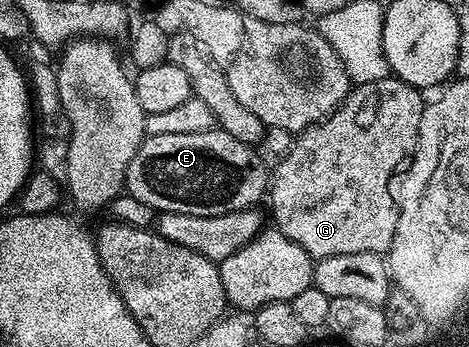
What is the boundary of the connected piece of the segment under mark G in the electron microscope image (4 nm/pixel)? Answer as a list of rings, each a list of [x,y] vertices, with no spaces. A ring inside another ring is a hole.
[[[389,77],[380,81],[372,81],[370,84],[360,84],[351,90],[342,105],[338,107],[327,119],[320,123],[314,123],[297,136],[298,139],[290,147],[290,152],[278,163],[278,168],[273,168],[272,178],[268,183],[268,203],[270,199],[270,215],[274,218],[273,226],[284,237],[296,241],[300,249],[310,254],[311,259],[317,261],[324,257],[340,257],[344,253],[376,253],[382,255],[389,252],[392,245],[392,237],[396,237],[396,221],[398,220],[398,205],[396,195],[390,192],[390,178],[398,166],[401,168],[413,156],[418,138],[420,137],[420,117],[424,113],[427,100],[422,99],[423,92],[419,88],[408,85],[397,77]]]

